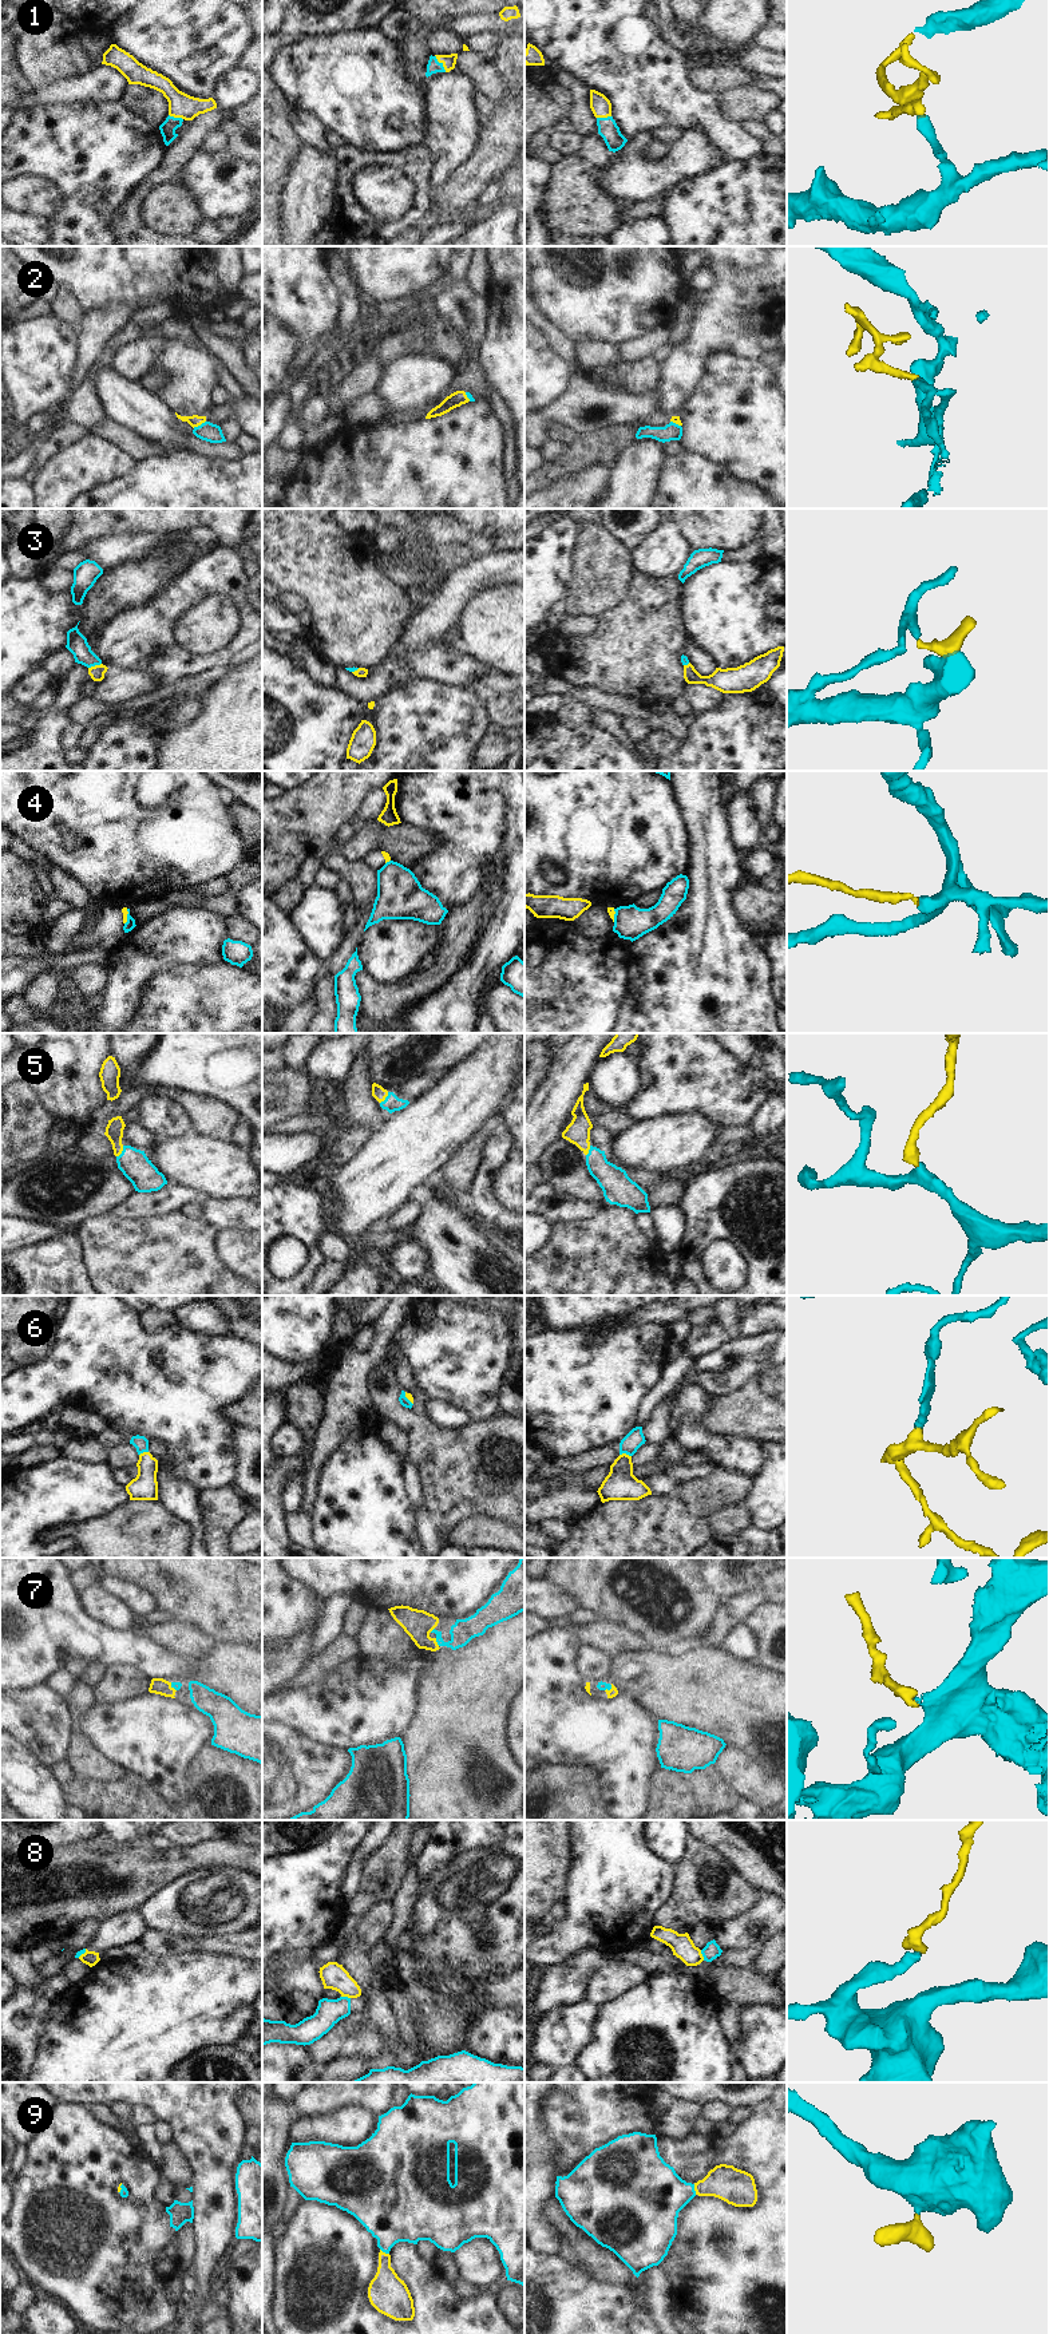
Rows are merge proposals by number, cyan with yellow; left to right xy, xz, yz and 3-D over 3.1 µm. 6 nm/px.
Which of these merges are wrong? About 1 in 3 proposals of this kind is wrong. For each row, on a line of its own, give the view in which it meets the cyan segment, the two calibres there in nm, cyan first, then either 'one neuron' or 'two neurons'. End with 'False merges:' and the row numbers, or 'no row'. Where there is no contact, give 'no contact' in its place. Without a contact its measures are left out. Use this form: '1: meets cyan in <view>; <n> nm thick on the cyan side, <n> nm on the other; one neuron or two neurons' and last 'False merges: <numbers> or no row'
1: meets cyan in xz; 80 nm thick on the cyan side, 80 nm on the other; one neuron
2: meets cyan in xy; 120 nm thick on the cyan side, 70 nm on the other; one neuron
3: meets cyan in xy; 120 nm thick on the cyan side, 90 nm on the other; one neuron
4: meets cyan in xy; 60 nm thick on the cyan side, 40 nm on the other; two neurons
5: meets cyan in xy; 180 nm thick on the cyan side, 110 nm on the other; one neuron
6: meets cyan in yz; 110 nm thick on the cyan side, 190 nm on the other; one neuron
7: meets cyan in xz; 140 nm thick on the cyan side, 180 nm on the other; one neuron
8: meets cyan in yz; 100 nm thick on the cyan side, 140 nm on the other; two neurons
9: meets cyan in yz; 380 nm thick on the cyan side, 220 nm on the other; one neuron
False merges: 4, 8

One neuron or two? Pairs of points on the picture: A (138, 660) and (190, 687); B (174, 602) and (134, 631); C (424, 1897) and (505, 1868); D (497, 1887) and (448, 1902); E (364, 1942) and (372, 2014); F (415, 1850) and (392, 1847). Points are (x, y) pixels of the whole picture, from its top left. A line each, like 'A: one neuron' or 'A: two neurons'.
A: two neurons
B: one neuron
C: one neuron
D: one neuron
E: one neuron
F: two neurons

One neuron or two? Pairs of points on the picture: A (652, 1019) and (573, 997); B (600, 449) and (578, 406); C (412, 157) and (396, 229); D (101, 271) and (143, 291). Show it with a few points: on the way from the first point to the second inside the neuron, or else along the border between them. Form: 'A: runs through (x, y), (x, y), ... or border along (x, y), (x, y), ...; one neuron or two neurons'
A: border along (629, 980), (616, 1019); two neurons
B: border along (621, 423), (580, 435); two neurons
C: runs through (419, 174), (420, 200), (414, 212); one neuron
D: runs through (111, 271), (123, 271), (133, 280); one neuron

